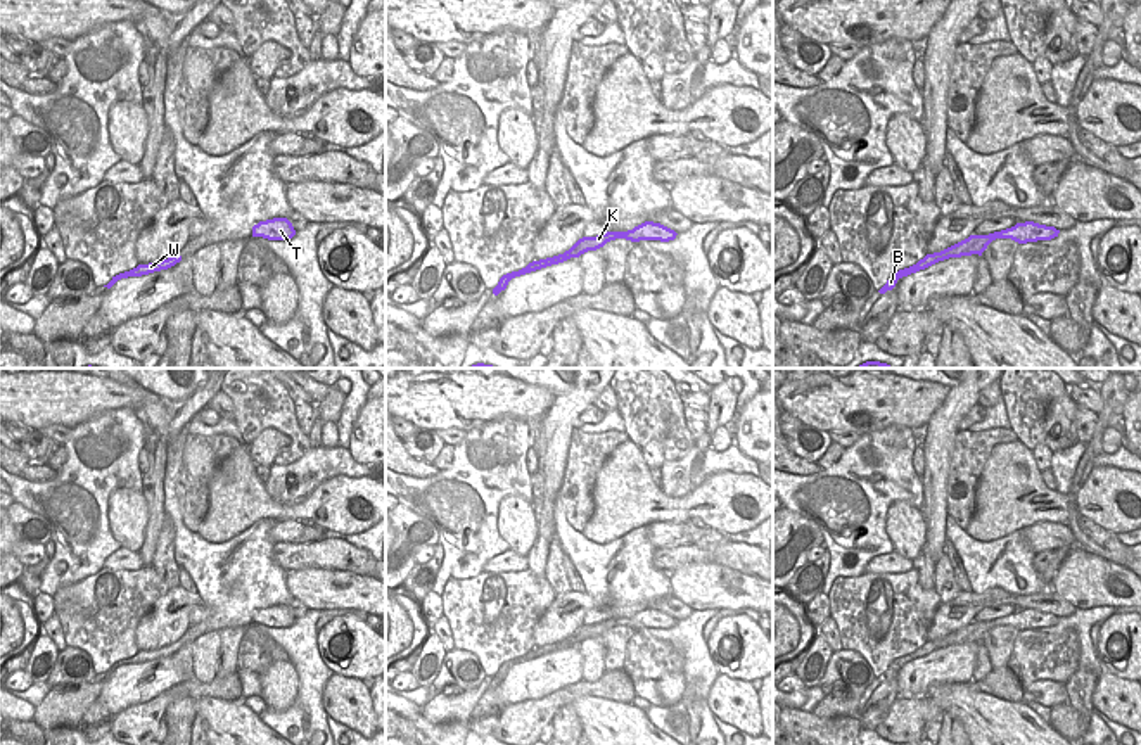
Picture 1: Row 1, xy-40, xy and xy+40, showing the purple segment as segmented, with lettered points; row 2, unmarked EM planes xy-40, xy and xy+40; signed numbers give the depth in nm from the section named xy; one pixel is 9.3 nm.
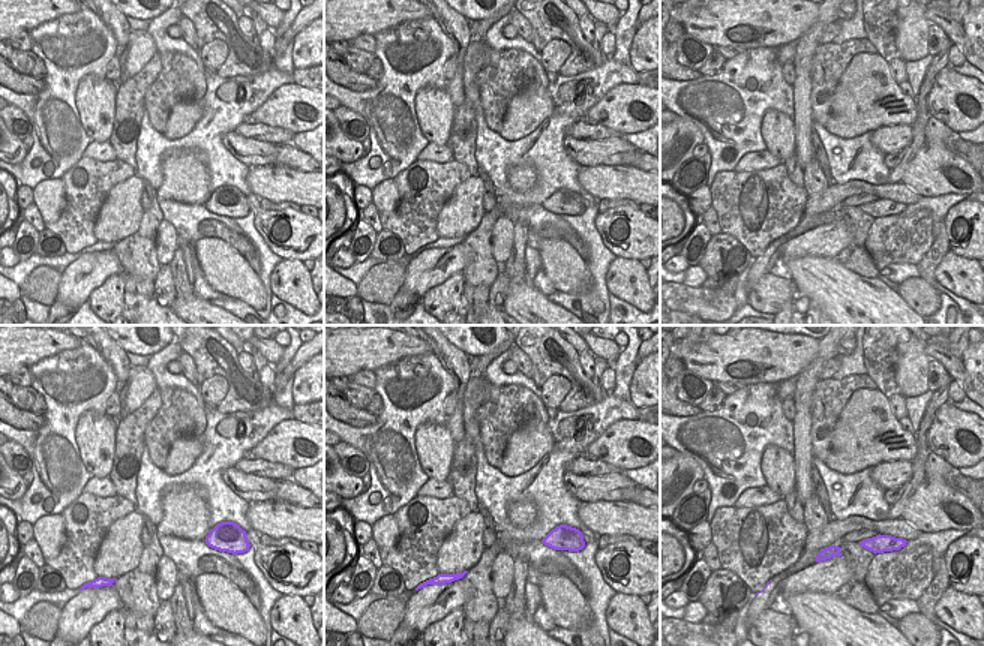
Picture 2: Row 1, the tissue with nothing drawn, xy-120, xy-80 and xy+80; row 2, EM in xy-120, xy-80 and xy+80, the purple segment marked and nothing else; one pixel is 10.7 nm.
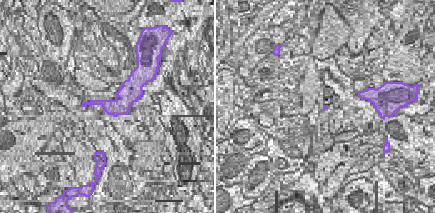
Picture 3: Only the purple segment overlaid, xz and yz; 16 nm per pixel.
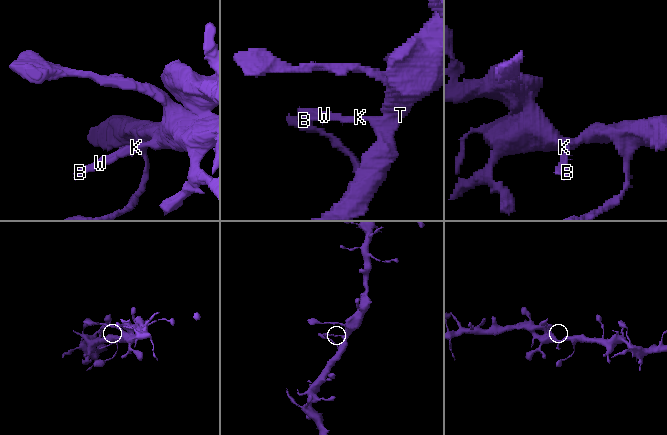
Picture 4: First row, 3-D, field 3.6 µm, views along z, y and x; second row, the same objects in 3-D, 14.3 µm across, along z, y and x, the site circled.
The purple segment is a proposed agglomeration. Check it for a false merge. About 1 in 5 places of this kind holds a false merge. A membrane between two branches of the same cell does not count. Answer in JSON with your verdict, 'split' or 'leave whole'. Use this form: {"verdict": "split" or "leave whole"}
{"verdict": "leave whole"}

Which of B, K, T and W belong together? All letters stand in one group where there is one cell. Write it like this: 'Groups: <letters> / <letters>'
Groups: B K T W

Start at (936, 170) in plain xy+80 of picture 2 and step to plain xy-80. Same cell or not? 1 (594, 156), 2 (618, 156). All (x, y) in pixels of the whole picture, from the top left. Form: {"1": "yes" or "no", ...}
{"1": "no", "2": "no"}

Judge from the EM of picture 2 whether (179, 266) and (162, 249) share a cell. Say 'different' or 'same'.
different

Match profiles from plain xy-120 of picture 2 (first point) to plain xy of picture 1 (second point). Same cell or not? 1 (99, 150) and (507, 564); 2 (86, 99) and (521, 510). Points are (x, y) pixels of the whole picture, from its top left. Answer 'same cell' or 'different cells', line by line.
1: same cell
2: same cell

